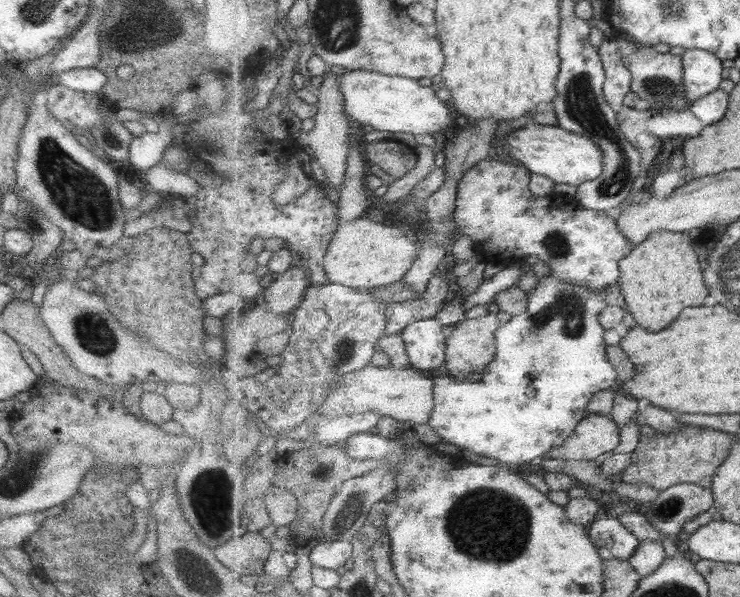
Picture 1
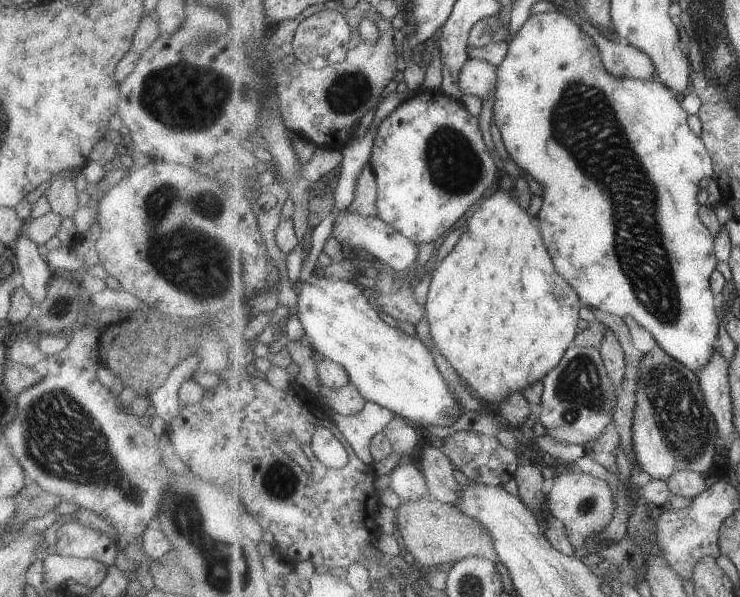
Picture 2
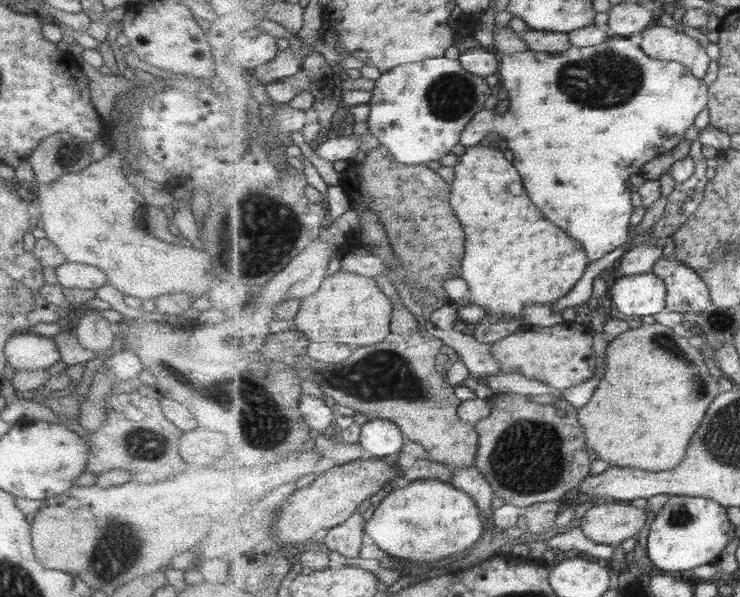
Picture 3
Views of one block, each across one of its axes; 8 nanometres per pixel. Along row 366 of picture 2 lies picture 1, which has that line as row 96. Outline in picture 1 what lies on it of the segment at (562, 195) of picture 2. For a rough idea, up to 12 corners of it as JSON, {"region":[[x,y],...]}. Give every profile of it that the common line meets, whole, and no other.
{"region":[[708,50],[682,54],[690,104],[721,89],[723,62]]}

